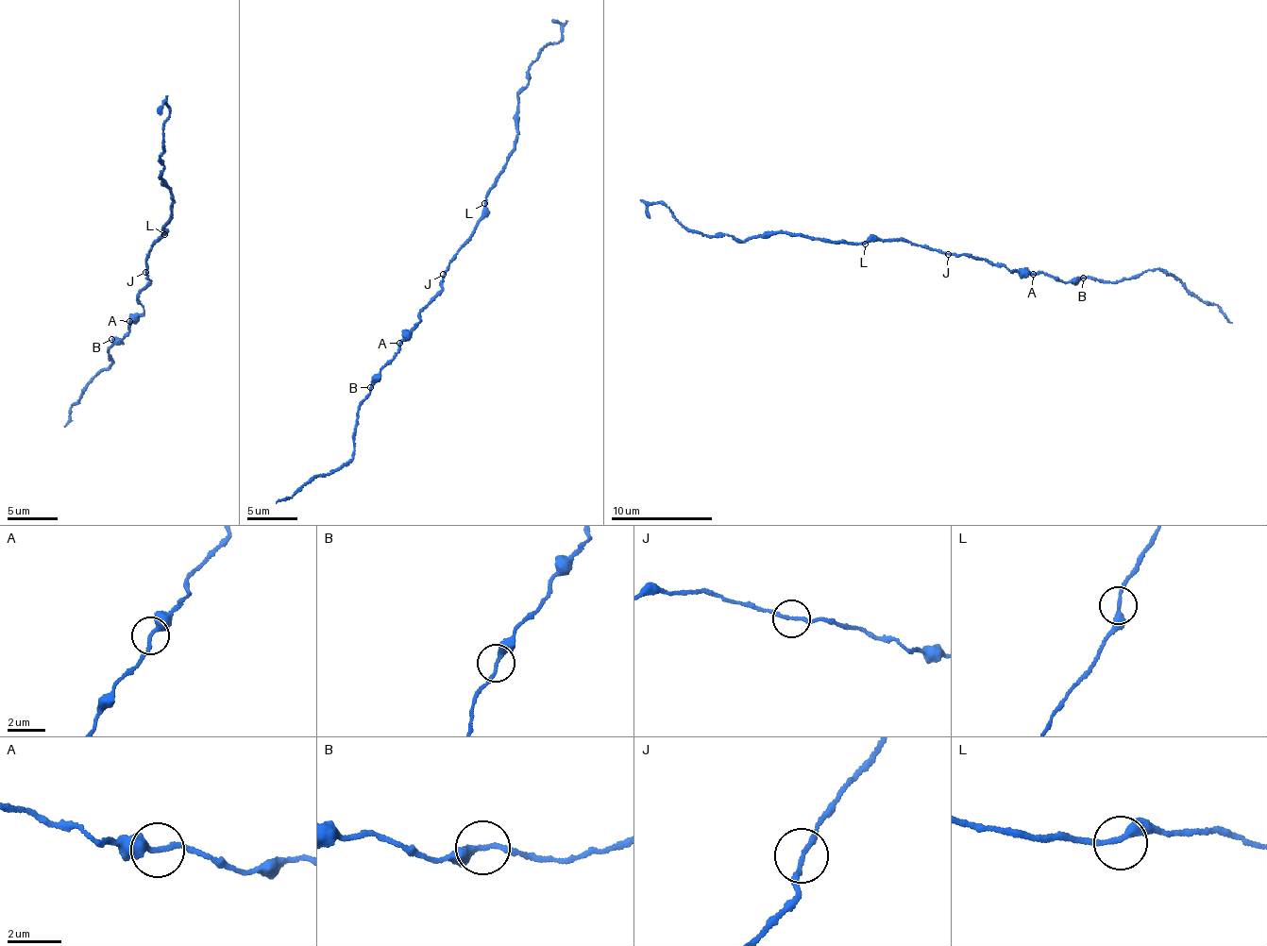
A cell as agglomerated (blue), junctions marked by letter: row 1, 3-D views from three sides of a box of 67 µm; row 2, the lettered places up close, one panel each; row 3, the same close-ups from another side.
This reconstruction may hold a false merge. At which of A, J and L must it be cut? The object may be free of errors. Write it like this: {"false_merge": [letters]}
{"false_merge": ["A"]}

